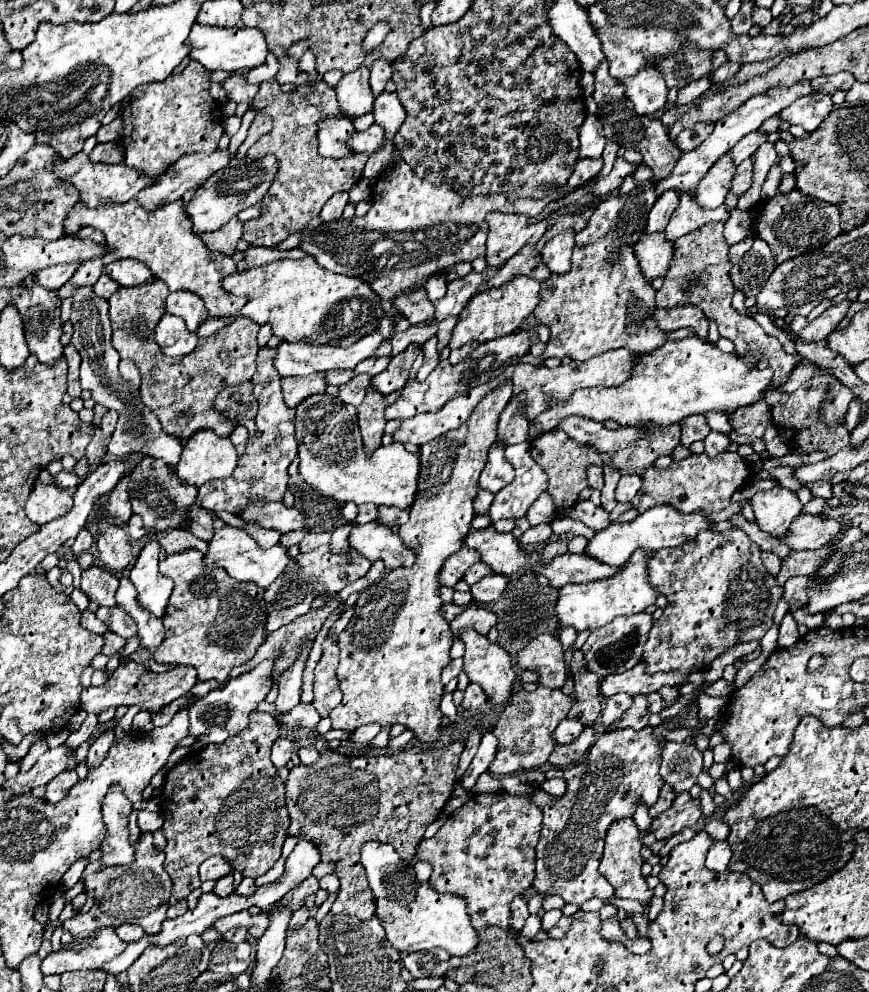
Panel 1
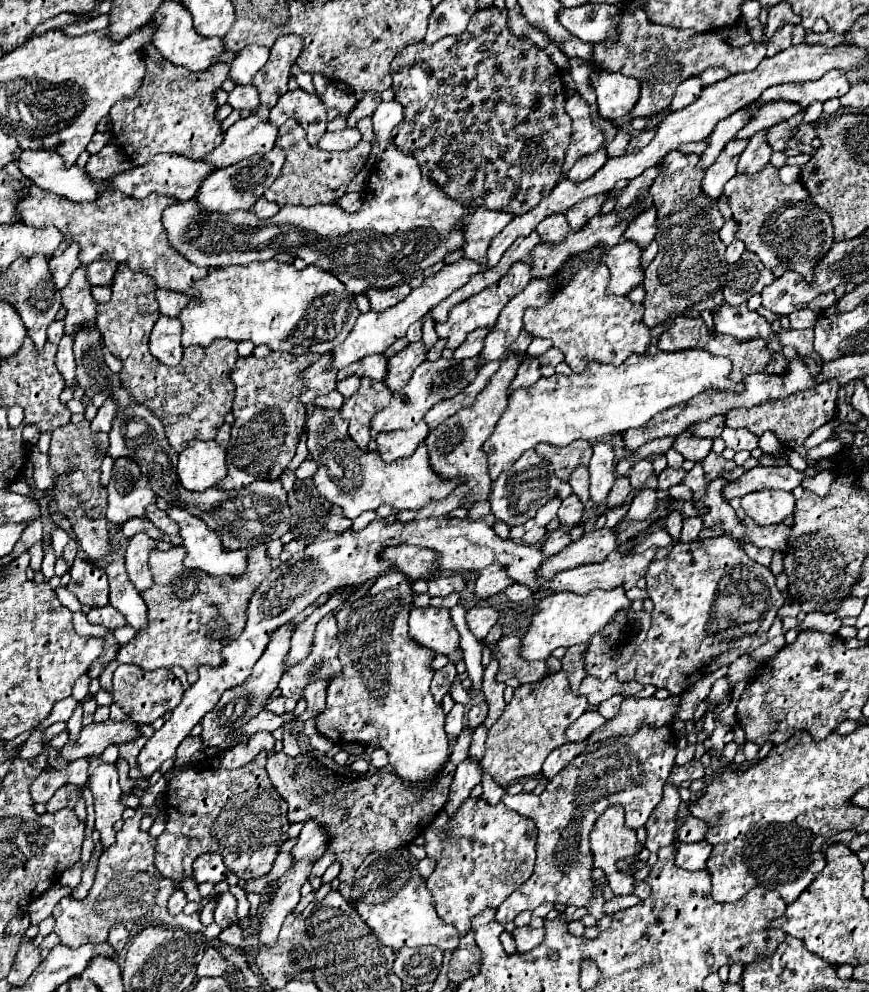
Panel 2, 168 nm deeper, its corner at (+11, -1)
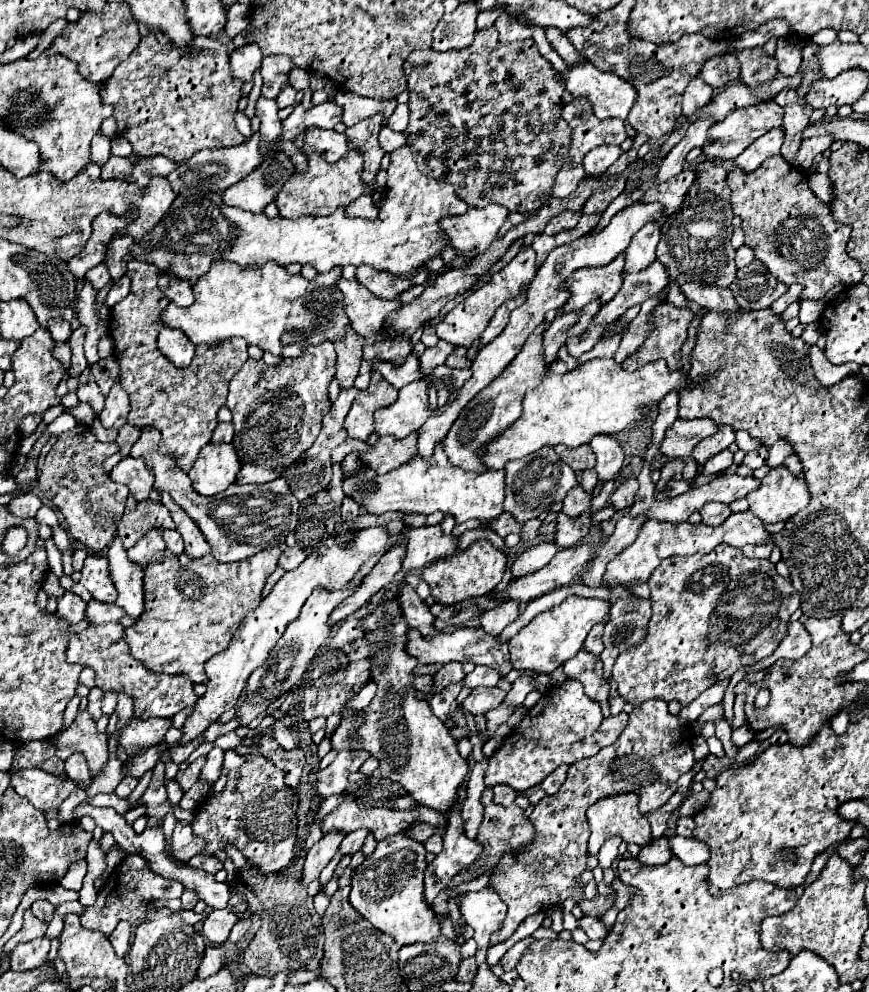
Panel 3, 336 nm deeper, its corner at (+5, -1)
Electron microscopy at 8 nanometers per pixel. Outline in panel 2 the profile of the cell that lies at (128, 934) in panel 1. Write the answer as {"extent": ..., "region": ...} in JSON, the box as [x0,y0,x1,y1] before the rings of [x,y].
{"extent":[107,924,129,952],"region":[[[115,924],[115,926],[109,930],[107,942],[109,942],[117,952],[121,952],[121,950],[125,948],[125,944],[127,944],[127,938],[129,938],[127,928],[125,928],[123,924]]]}

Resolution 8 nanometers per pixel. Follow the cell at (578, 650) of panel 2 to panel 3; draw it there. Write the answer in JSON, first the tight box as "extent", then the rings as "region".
{"extent":[585,622,605,656],"region":[[[605,622],[597,624],[597,626],[589,632],[589,636],[587,636],[587,640],[585,640],[585,650],[593,652],[595,656],[599,656],[599,654],[603,652],[603,640],[601,640],[601,636],[603,636],[603,626],[605,626]]]}

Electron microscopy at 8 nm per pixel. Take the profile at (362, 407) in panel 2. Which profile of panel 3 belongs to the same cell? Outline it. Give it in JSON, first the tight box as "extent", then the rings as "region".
{"extent":[345,372,397,440],"region":[[[373,372],[367,390],[357,392],[355,402],[345,418],[345,430],[351,438],[367,440],[373,434],[373,412],[381,406],[389,406],[397,400],[397,388],[393,388],[379,372]]]}

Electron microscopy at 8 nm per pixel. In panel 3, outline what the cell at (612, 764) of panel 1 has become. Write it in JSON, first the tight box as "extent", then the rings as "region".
{"extent":[491,698,695,946],"region":[[[655,698],[633,708],[629,726],[615,744],[601,748],[593,758],[569,766],[561,790],[553,796],[545,796],[529,816],[535,826],[533,842],[529,842],[525,850],[517,850],[517,854],[505,854],[497,864],[491,886],[507,904],[509,912],[501,928],[493,934],[491,946],[507,940],[527,916],[555,908],[567,898],[579,900],[581,886],[577,878],[587,868],[587,840],[591,834],[585,814],[587,808],[599,798],[619,792],[637,792],[641,796],[639,810],[643,814],[661,808],[677,790],[679,776],[689,772],[695,764],[691,748],[693,738],[691,728],[669,712],[667,702]]]}

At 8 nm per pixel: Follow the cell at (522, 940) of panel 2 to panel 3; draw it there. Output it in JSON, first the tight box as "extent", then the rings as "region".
{"extent":[501,938,533,972],"region":[[[523,938],[521,942],[517,942],[503,958],[501,958],[501,966],[503,966],[503,970],[505,972],[509,972],[509,970],[513,970],[515,966],[517,966],[517,962],[521,960],[521,956],[523,956],[523,952],[527,950],[527,946],[533,942],[533,938]]]}

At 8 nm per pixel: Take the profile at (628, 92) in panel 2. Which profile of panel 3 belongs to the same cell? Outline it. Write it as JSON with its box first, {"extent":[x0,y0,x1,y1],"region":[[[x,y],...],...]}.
{"extent":[557,60,637,120],"region":[[[589,60],[567,64],[565,72],[557,72],[557,80],[563,80],[565,82],[565,90],[569,90],[573,96],[589,98],[595,116],[601,118],[601,120],[605,120],[609,116],[625,120],[629,110],[631,110],[631,106],[637,100],[637,92],[635,92],[635,88],[627,80],[619,78],[617,74],[609,74],[609,72],[597,70]]]}

